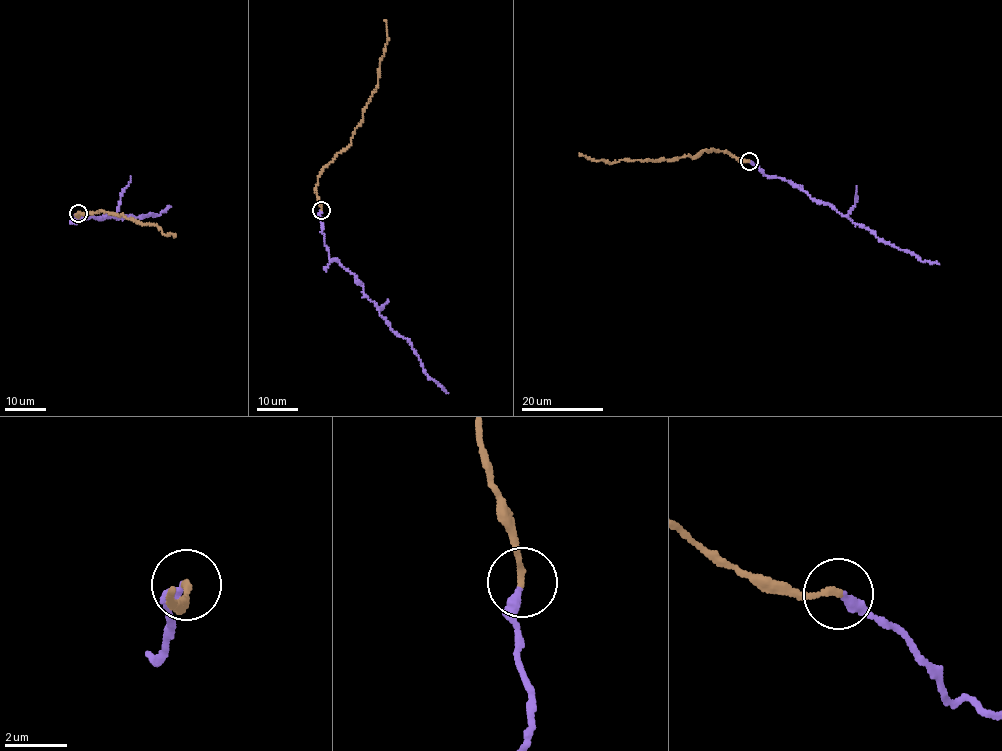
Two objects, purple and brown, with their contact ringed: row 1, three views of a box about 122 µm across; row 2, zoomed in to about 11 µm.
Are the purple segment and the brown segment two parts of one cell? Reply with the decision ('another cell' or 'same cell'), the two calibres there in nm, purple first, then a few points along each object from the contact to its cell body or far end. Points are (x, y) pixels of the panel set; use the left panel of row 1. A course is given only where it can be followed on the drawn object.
same cell; 280 nm thick on the purple side, 200 nm on the other; purple runs (78, 213), (74, 223), (75, 219), (99, 218), (104, 214), (118, 219), (157, 215), (170, 207); brown runs (78, 213), (76, 216), (80, 212), (100, 210), (122, 214), (137, 223), (154, 224), (167, 235), (174, 235)

